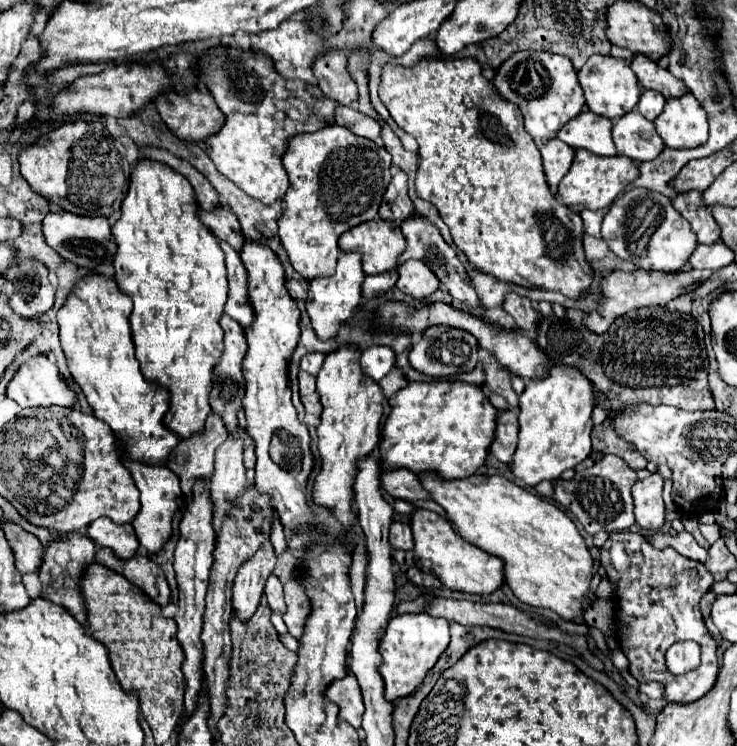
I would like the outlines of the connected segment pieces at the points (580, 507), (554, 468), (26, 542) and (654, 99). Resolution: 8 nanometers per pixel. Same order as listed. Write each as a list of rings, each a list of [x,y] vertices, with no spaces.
[[[604,455],[602,461],[594,463],[590,469],[578,471],[572,479],[558,479],[554,483],[554,499],[562,503],[574,517],[578,517],[578,521],[590,535],[598,531],[626,531],[636,523],[632,501],[632,487],[636,481],[636,471],[630,469],[624,459],[616,455]]]
[[[554,365],[550,367],[548,377],[526,383],[524,393],[520,395],[518,447],[508,465],[516,479],[522,479],[528,487],[538,485],[540,481],[556,481],[566,469],[572,469],[590,455],[592,397],[592,383],[580,369],[568,365]]]
[[[2,523],[2,529],[14,551],[16,569],[20,573],[38,573],[42,567],[42,555],[44,555],[42,543],[32,533],[24,531],[14,523]]]
[[[642,91],[640,95],[640,101],[638,101],[638,111],[648,119],[648,121],[654,121],[662,109],[664,109],[664,95],[658,95],[658,91]]]

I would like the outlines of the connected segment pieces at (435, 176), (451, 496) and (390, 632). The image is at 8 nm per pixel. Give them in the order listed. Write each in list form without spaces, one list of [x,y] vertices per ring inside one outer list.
[[[432,59],[432,61],[422,61],[416,67],[398,67],[398,65],[384,65],[382,69],[382,85],[380,85],[380,99],[386,105],[386,109],[390,111],[392,119],[396,121],[398,127],[402,127],[406,133],[410,133],[418,145],[420,145],[420,167],[416,173],[416,193],[418,197],[430,201],[438,211],[440,217],[444,219],[444,223],[450,227],[452,239],[456,243],[456,247],[468,257],[470,265],[476,267],[478,271],[498,277],[504,283],[514,283],[520,287],[528,287],[528,289],[548,289],[548,291],[558,291],[570,299],[580,299],[584,297],[584,293],[590,289],[592,279],[594,279],[594,269],[590,267],[590,263],[584,257],[584,245],[582,245],[582,237],[584,237],[584,223],[582,217],[578,213],[574,213],[572,209],[568,209],[564,203],[558,201],[556,195],[552,195],[548,183],[546,183],[546,173],[542,167],[542,157],[540,151],[534,143],[534,139],[526,133],[524,129],[524,119],[522,113],[518,111],[518,107],[506,99],[502,99],[498,95],[498,91],[494,89],[494,85],[482,77],[480,73],[480,65],[476,63],[476,59]]]
[[[422,475],[420,481],[426,487],[426,491],[432,495],[432,499],[448,511],[450,523],[466,541],[480,547],[482,551],[488,551],[490,555],[504,559],[506,585],[524,605],[534,609],[550,609],[558,613],[564,621],[574,621],[576,617],[584,617],[586,609],[592,607],[594,601],[588,601],[588,589],[594,575],[592,555],[588,551],[588,545],[584,543],[584,537],[576,529],[574,521],[562,509],[510,483],[504,477],[472,475],[466,481],[444,481],[438,479],[436,475]]]
[[[406,613],[392,617],[386,625],[382,639],[378,641],[378,653],[382,655],[380,675],[384,679],[384,695],[388,701],[402,699],[418,689],[428,671],[434,667],[438,657],[446,651],[450,641],[448,621],[432,617],[428,613]]]

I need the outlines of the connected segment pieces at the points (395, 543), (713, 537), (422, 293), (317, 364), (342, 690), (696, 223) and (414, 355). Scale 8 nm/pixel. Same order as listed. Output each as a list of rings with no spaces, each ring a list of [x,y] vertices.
[[[394,521],[390,525],[390,545],[394,549],[412,549],[414,547],[414,537],[412,537],[410,523]]]
[[[700,524],[699,530],[709,544],[713,544],[720,538],[719,526],[717,524]]]
[[[408,259],[406,263],[398,265],[396,271],[398,271],[396,287],[406,295],[424,299],[438,289],[438,277],[430,271],[430,267],[426,267],[426,263],[418,259]]]
[[[310,353],[310,355],[302,357],[300,367],[302,367],[302,371],[308,371],[310,375],[318,375],[318,371],[322,367],[322,361],[324,361],[322,353]]]
[[[352,675],[332,681],[326,687],[324,697],[340,707],[340,713],[338,713],[340,721],[346,721],[356,729],[360,727],[360,721],[364,715],[364,703],[362,703],[362,693],[360,693],[358,681]]]
[[[686,191],[678,193],[672,201],[676,211],[692,225],[692,231],[698,237],[698,243],[714,243],[720,239],[720,229],[718,223],[714,221],[712,213],[702,203],[702,195],[698,191]]]
[[[436,325],[436,327],[430,327],[422,333],[422,339],[410,349],[410,365],[428,375],[428,377],[454,377],[454,375],[460,375],[460,373],[468,373],[476,367],[478,363],[478,343],[476,339],[468,333],[468,331],[462,331],[462,329],[456,329],[456,327],[448,327],[448,325]]]

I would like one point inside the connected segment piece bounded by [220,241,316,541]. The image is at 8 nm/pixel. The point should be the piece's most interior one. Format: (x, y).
(285, 461)

